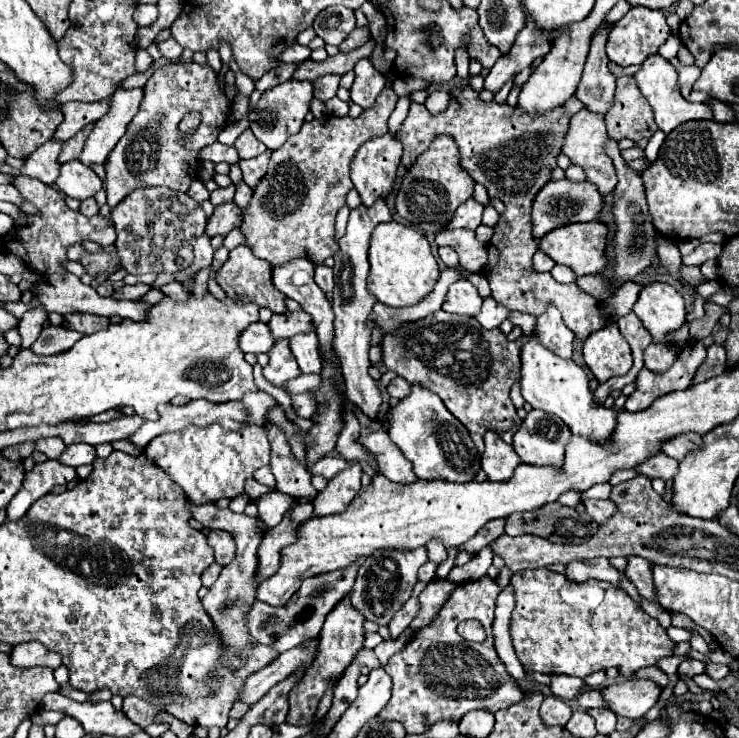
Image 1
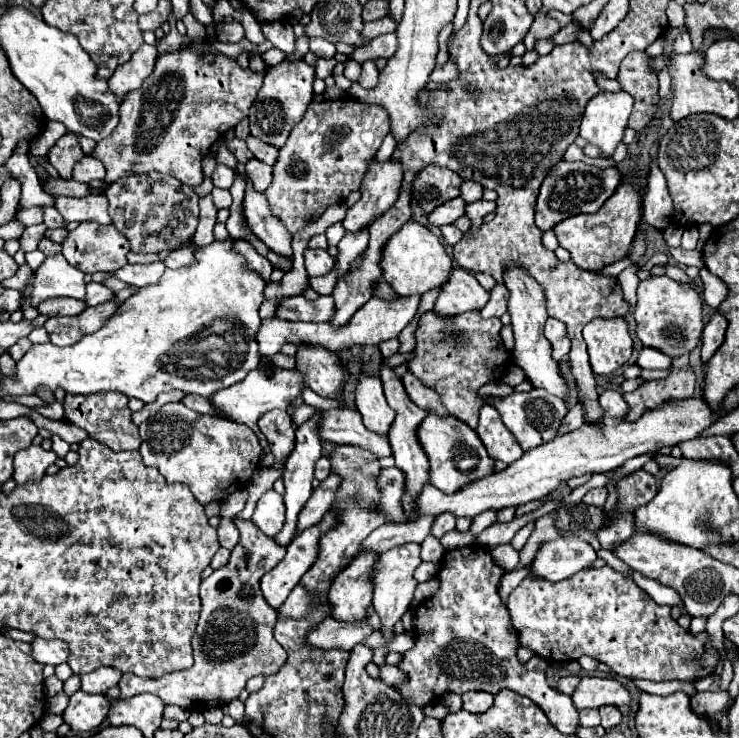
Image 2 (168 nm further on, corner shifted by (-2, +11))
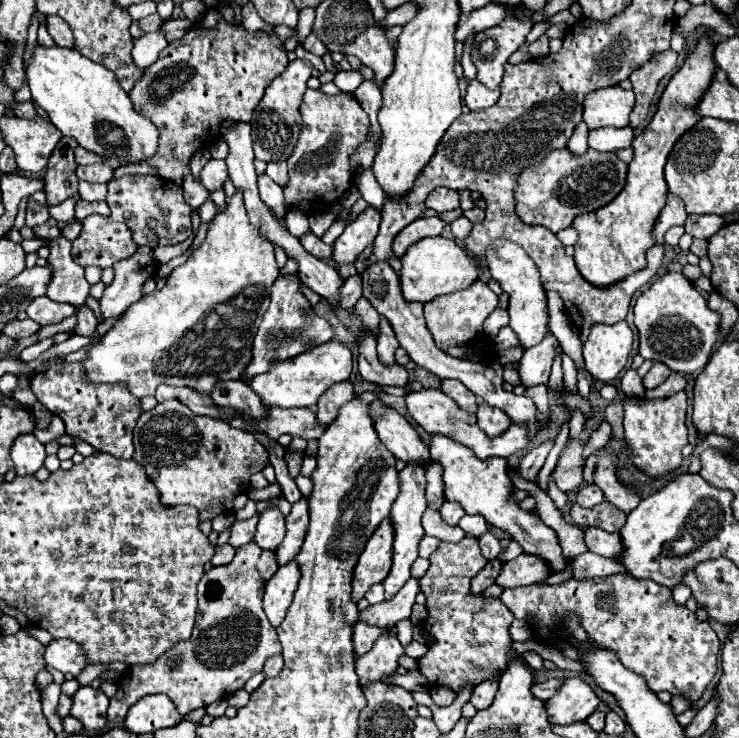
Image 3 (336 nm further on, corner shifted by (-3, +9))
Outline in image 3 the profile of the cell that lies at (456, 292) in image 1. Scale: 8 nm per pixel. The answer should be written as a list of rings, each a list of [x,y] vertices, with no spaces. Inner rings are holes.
[[[476,281],[472,287],[466,287],[462,291],[454,291],[452,295],[442,295],[440,299],[434,299],[432,303],[424,305],[424,317],[426,317],[426,327],[432,333],[436,345],[442,351],[448,351],[450,347],[470,343],[478,337],[484,335],[484,321],[486,317],[496,309],[498,305],[498,295],[488,289],[486,283]]]

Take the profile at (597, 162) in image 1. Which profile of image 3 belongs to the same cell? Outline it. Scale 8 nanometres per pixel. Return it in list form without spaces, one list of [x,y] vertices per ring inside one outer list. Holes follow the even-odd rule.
[[[604,87],[586,95],[584,121],[590,129],[598,127],[626,127],[628,115],[634,107],[634,91],[622,87]]]

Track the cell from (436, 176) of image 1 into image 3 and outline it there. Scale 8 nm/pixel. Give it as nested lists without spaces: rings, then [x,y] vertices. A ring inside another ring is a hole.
[[[438,187],[428,195],[426,207],[434,209],[438,213],[458,209],[460,207],[460,195],[458,195],[458,191],[452,191],[452,189],[446,189],[446,187]]]

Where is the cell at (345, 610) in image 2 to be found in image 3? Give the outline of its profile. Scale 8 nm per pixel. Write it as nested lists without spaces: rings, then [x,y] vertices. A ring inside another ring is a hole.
[[[386,517],[380,523],[380,527],[376,527],[376,531],[372,533],[372,539],[368,539],[364,553],[356,563],[352,599],[360,601],[372,585],[382,583],[386,579],[392,565],[392,543],[394,543],[392,519]]]

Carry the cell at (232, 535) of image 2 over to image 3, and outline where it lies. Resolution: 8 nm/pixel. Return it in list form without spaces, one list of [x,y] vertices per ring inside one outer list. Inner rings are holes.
[[[254,515],[252,519],[246,519],[246,521],[236,521],[232,525],[232,535],[230,535],[228,543],[234,547],[240,547],[240,545],[246,545],[248,541],[252,541],[256,523],[258,523],[258,515]]]

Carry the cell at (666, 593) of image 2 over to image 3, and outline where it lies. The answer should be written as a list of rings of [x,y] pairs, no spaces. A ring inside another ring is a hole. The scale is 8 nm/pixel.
[[[590,551],[574,557],[570,561],[570,567],[572,567],[572,577],[574,579],[594,579],[594,577],[602,577],[602,575],[624,573],[622,567],[618,563],[614,563],[612,559],[594,555]]]

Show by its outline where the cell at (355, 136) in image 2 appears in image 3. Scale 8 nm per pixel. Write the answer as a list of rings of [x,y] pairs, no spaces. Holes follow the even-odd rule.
[[[308,89],[304,93],[300,113],[304,125],[296,151],[288,159],[290,183],[288,187],[284,187],[284,199],[294,209],[302,209],[308,213],[310,209],[318,207],[314,203],[324,203],[326,199],[340,199],[348,193],[352,185],[348,157],[366,139],[370,121],[366,111],[350,93],[326,95],[320,89]]]

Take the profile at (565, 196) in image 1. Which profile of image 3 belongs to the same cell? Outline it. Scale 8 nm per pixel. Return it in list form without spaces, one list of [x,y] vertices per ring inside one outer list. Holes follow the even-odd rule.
[[[568,147],[550,151],[540,163],[520,171],[514,189],[516,215],[526,225],[542,225],[558,233],[572,225],[574,217],[584,211],[594,211],[608,205],[626,183],[626,163],[616,153],[600,153],[588,149],[584,155],[574,155]]]

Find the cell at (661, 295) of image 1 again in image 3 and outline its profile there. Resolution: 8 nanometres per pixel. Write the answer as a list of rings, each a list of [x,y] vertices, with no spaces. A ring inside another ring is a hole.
[[[666,273],[638,297],[634,325],[640,333],[640,355],[644,359],[664,363],[672,371],[698,375],[718,341],[720,315],[708,307],[706,299],[682,273]]]

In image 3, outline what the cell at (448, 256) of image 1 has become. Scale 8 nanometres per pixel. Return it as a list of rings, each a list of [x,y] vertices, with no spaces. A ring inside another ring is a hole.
[[[462,215],[462,217],[458,217],[454,223],[450,223],[450,227],[452,227],[452,235],[458,239],[458,241],[464,241],[468,235],[470,235],[470,231],[472,231],[472,223]]]

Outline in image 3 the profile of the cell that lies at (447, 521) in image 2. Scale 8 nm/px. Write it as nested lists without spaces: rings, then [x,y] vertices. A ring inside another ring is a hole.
[[[444,501],[444,505],[442,505],[440,513],[442,513],[442,519],[444,519],[448,525],[458,525],[460,517],[464,515],[464,509],[460,507],[460,503],[454,503],[454,501]]]

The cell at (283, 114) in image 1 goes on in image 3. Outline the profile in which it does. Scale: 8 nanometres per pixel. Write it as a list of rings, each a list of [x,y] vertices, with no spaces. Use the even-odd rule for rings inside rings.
[[[296,59],[296,61],[290,61],[286,71],[270,83],[266,95],[258,103],[256,113],[250,121],[256,159],[266,161],[266,163],[272,163],[272,161],[278,163],[278,161],[286,161],[292,155],[292,151],[298,143],[298,137],[300,137],[300,129],[302,129],[302,119],[300,119],[298,107],[302,103],[304,91],[308,89],[306,83],[308,83],[310,75],[312,75],[312,65],[308,61]]]

